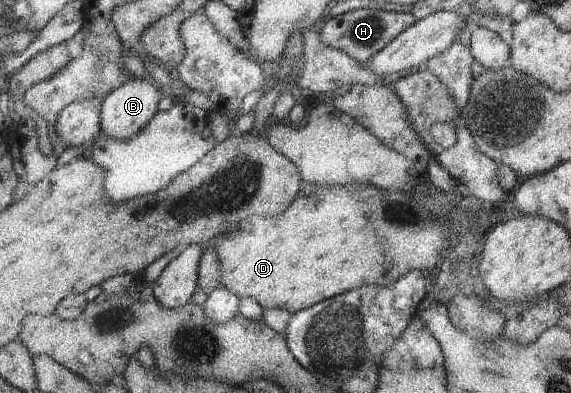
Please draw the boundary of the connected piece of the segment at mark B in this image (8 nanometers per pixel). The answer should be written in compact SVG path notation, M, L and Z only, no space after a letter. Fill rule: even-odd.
M135 77L135 80L132 78L127 85L113 91L104 101L103 133L114 137L116 141L128 141L128 139L138 137L142 130L148 127L148 124L158 115L160 103L166 97L166 93L162 93L156 83L138 77Z

